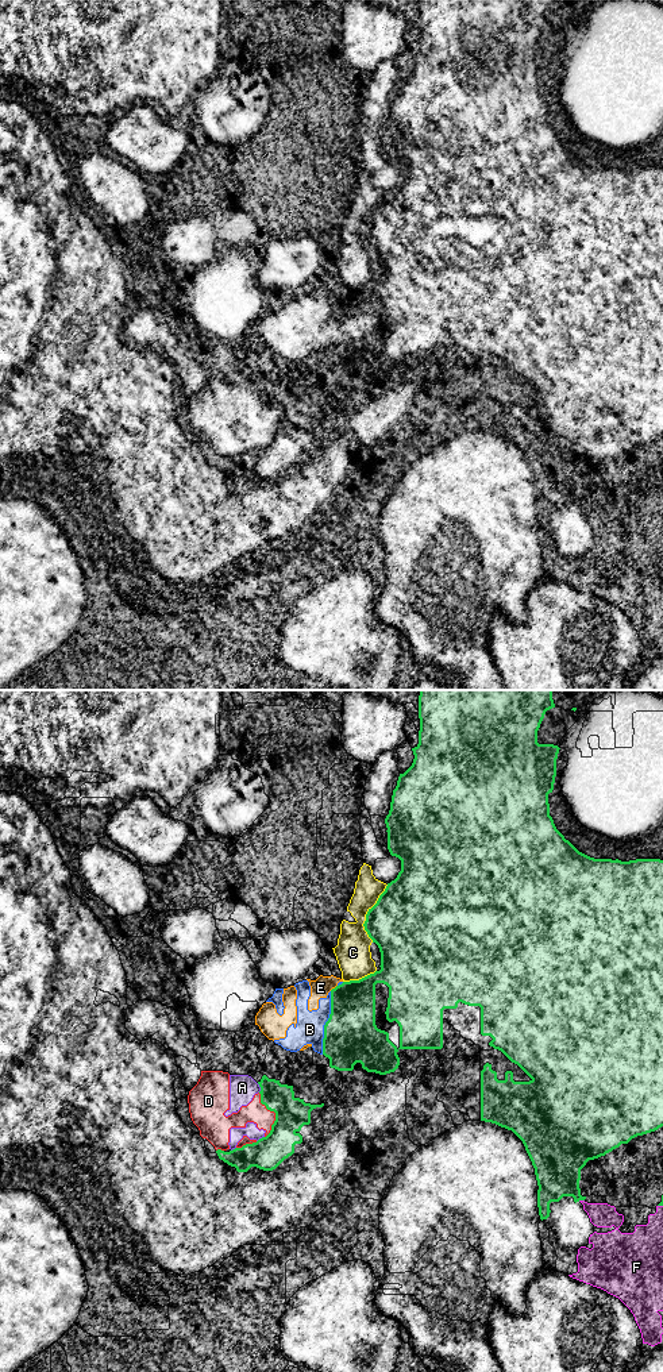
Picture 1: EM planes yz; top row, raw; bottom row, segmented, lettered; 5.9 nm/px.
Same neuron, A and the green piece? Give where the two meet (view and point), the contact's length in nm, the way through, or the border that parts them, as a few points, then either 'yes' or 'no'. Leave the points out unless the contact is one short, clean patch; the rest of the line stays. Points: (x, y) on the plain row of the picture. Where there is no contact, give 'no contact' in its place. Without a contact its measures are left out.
meets green in yz at (259, 394); contact 60 nm long; no

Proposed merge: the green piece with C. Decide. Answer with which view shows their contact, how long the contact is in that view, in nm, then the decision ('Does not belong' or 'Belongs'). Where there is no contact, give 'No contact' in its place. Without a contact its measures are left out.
Touches green in yz. Shared border 360 nm. Does not belong

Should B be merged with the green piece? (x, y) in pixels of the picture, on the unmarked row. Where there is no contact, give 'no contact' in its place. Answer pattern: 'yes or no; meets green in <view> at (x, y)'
no; meets green in yz at (326, 331)

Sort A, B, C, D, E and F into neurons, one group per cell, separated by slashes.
A D / B E / C / F

